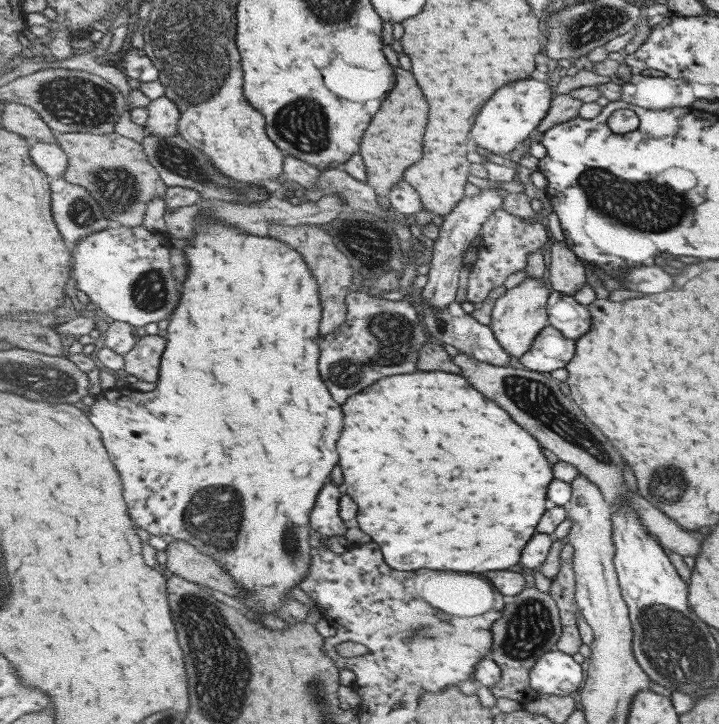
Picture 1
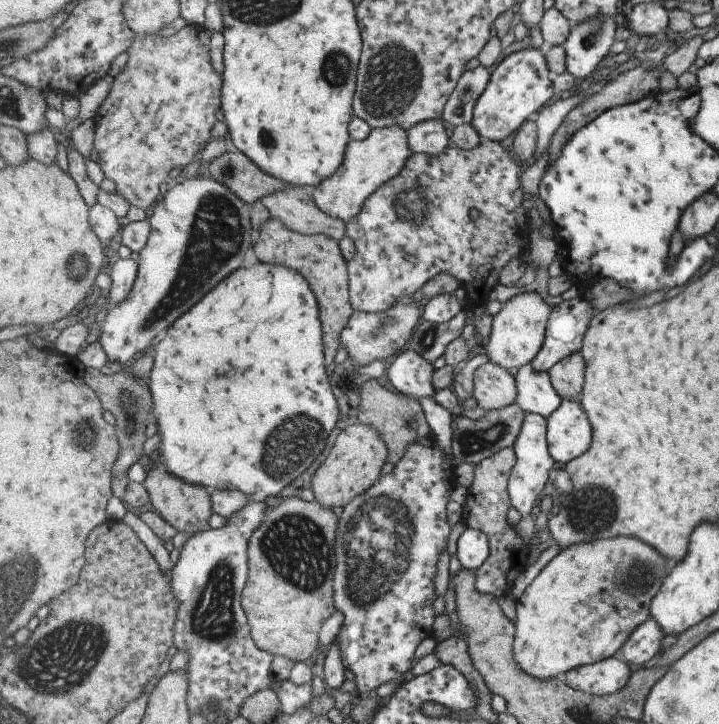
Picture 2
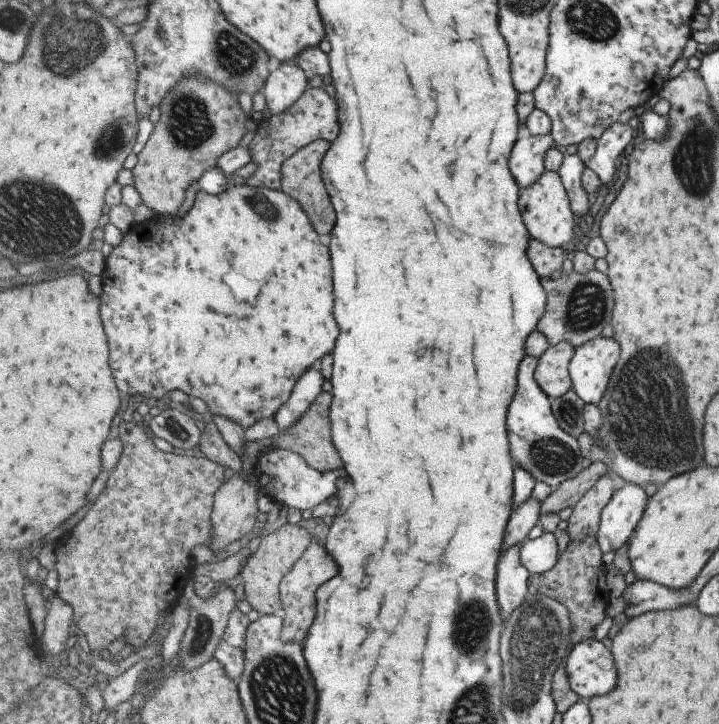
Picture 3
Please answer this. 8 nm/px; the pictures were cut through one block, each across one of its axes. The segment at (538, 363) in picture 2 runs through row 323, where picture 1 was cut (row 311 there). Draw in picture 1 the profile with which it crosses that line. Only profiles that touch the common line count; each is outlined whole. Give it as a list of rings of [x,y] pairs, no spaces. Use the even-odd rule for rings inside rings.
[[[553,291],[548,301],[549,325],[577,342],[593,329],[590,308],[581,306],[571,295]]]

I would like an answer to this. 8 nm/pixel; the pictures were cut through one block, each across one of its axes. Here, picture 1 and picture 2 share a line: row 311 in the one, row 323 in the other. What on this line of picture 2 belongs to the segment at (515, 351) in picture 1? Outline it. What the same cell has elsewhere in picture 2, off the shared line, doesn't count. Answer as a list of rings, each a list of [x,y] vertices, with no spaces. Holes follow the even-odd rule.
[[[533,288],[527,293],[514,296],[503,304],[492,322],[492,333],[488,337],[485,351],[491,362],[509,370],[511,368],[519,370],[531,365],[544,348],[551,315],[552,309],[549,308],[549,304],[541,296],[537,296]]]

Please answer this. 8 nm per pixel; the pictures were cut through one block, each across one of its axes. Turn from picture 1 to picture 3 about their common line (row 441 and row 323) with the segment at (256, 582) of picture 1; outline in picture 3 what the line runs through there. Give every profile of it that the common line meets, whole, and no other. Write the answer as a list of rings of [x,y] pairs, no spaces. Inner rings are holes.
[[[247,184],[231,185],[226,192],[219,195],[209,195],[200,190],[193,206],[183,218],[175,222],[171,222],[171,217],[166,217],[164,222],[149,219],[128,232],[122,238],[122,243],[113,248],[106,258],[106,268],[102,275],[102,292],[98,296],[99,312],[107,334],[109,366],[115,378],[115,386],[125,398],[143,396],[162,399],[175,390],[183,391],[190,397],[200,398],[205,402],[209,412],[226,416],[245,429],[257,420],[274,417],[291,398],[297,378],[313,368],[317,360],[335,350],[341,328],[333,312],[335,302],[331,254],[329,248],[321,244],[319,234],[313,230],[307,214],[299,204],[300,202],[291,199],[281,190],[251,187]]]

